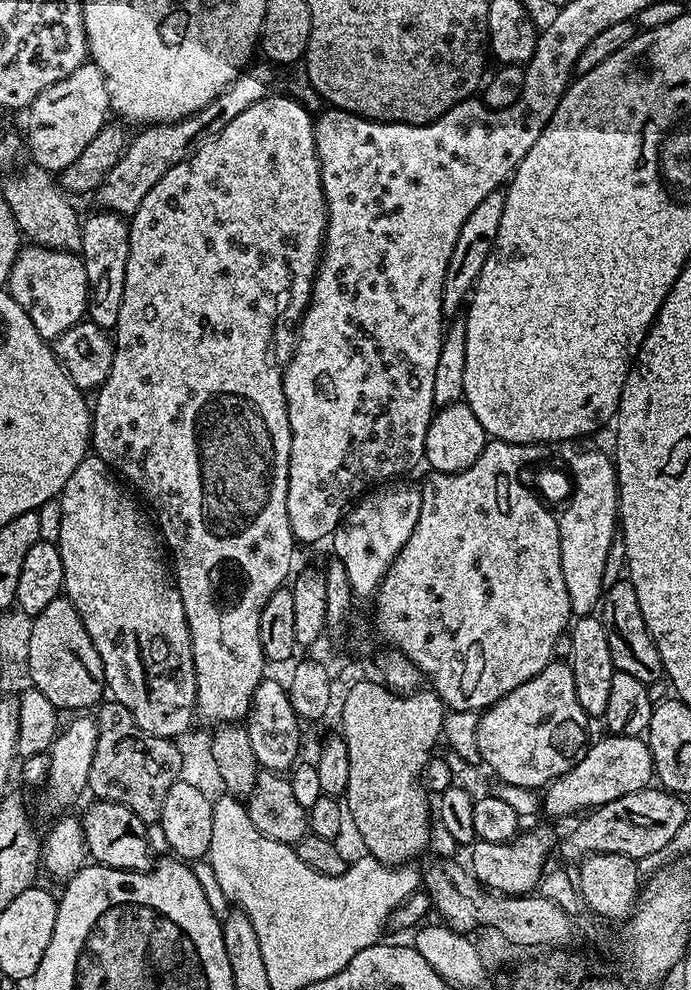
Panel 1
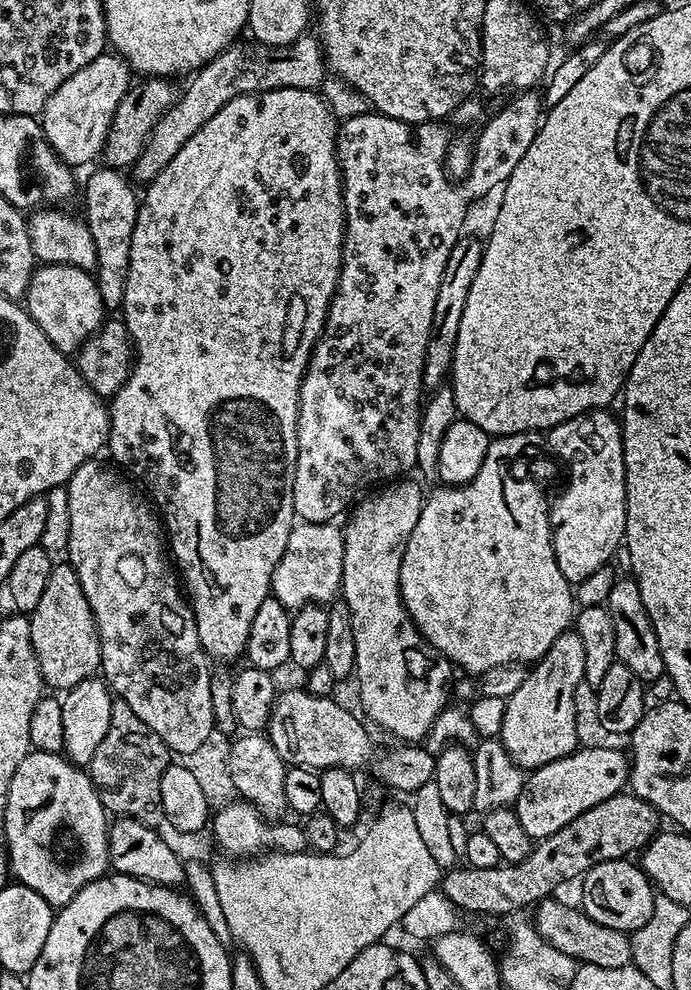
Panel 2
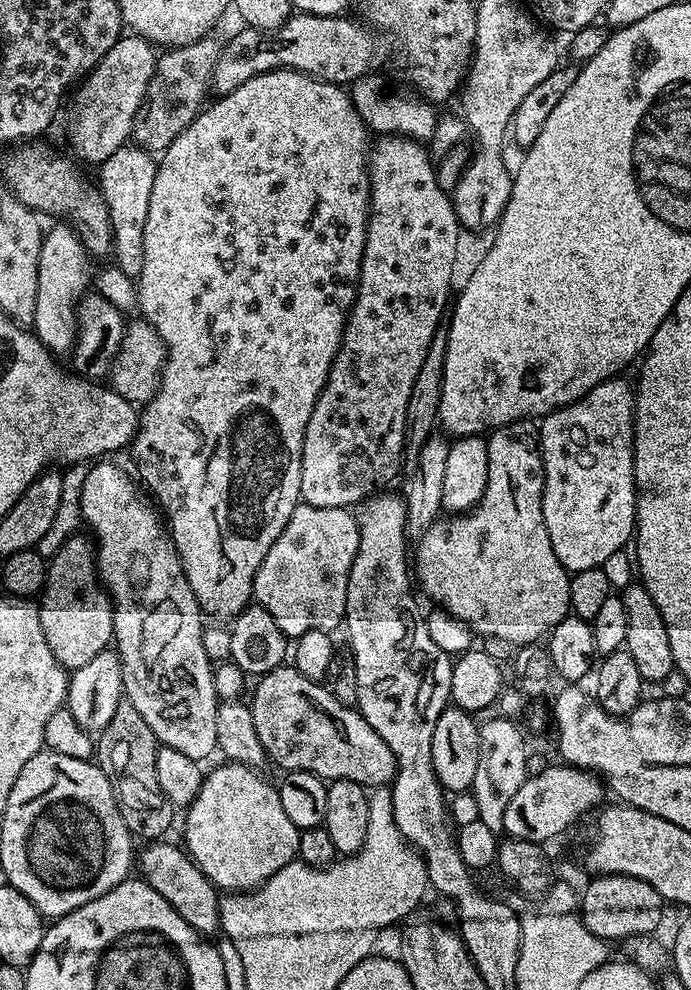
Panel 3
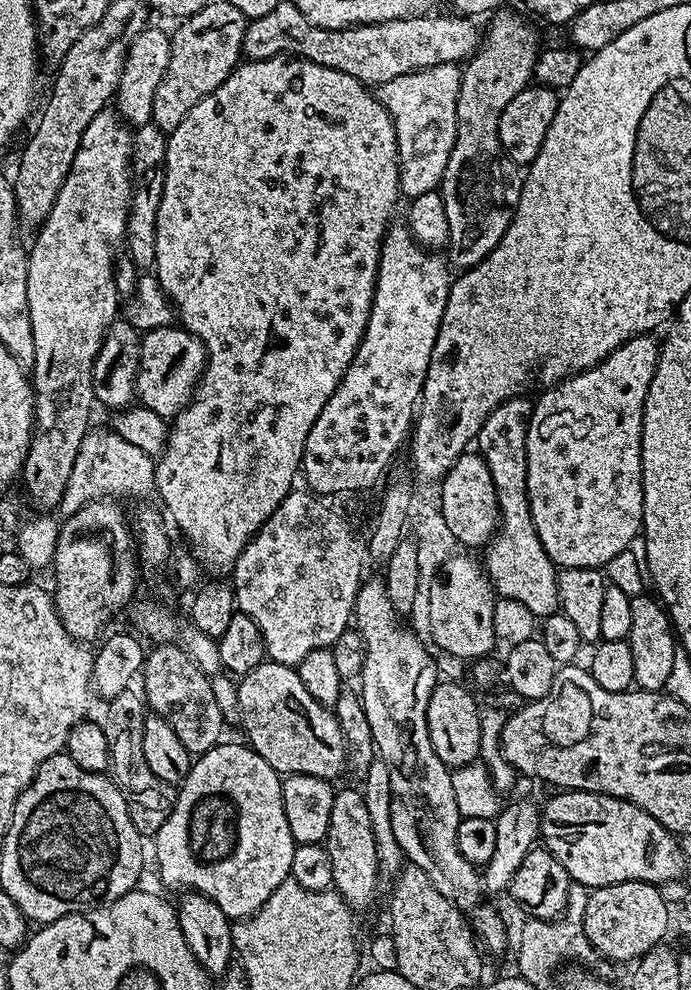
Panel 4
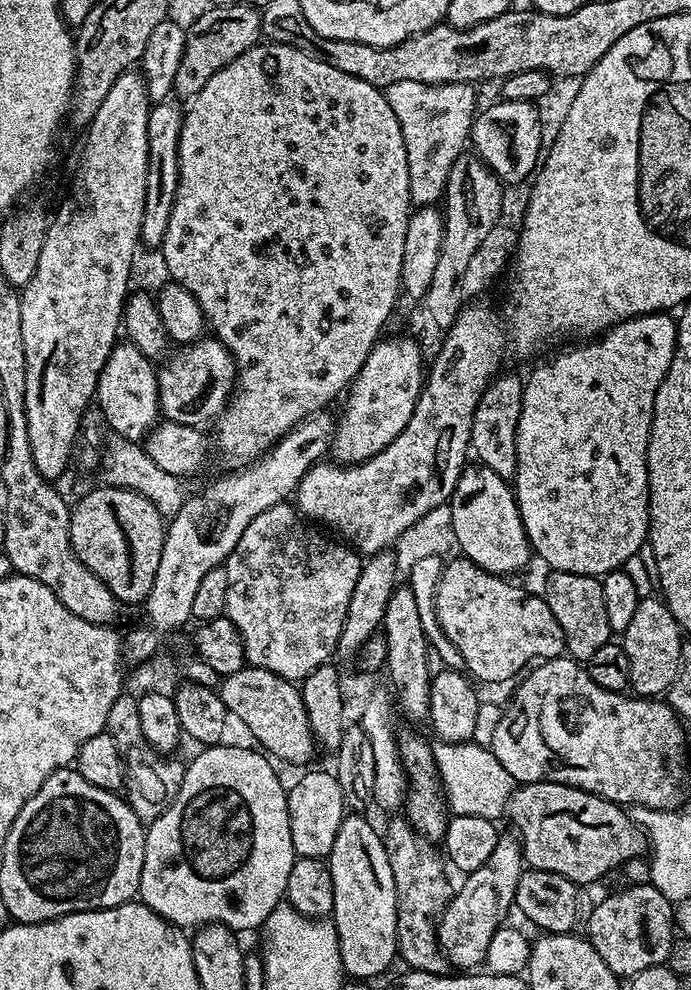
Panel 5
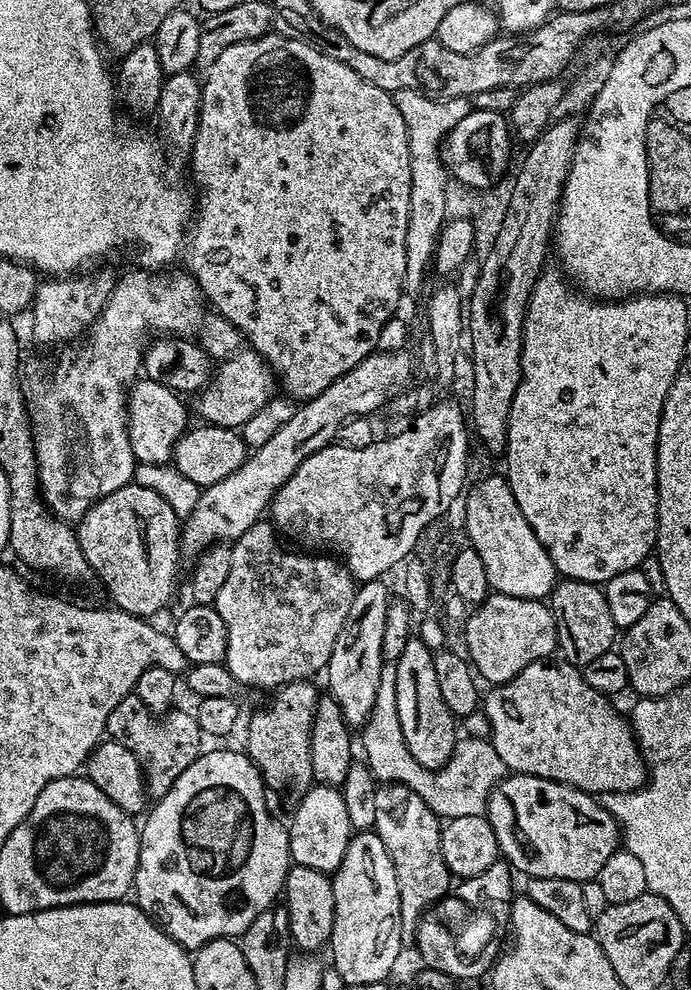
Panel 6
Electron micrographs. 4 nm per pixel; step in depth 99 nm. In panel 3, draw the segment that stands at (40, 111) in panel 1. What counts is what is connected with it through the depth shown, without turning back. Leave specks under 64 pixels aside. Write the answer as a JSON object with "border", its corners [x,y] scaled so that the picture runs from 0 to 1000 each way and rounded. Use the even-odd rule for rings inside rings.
{"border":[[[195,34],[175,35],[165,46],[153,51],[151,58],[133,66],[119,84],[109,90],[104,149],[119,161],[129,162],[133,168],[143,168],[153,160],[159,160],[159,156],[165,156],[165,152],[187,144],[197,126],[197,116],[208,102],[211,87],[217,87],[227,60],[227,49],[216,40]]]}

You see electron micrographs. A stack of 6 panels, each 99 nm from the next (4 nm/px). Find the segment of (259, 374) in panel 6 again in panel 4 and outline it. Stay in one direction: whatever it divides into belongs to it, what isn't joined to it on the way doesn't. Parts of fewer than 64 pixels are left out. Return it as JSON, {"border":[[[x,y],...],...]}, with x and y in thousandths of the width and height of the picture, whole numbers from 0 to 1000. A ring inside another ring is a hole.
{"border":[[[263,329],[210,334],[203,341],[203,365],[195,403],[223,418],[253,422],[281,402],[284,389],[298,371],[295,346]]]}

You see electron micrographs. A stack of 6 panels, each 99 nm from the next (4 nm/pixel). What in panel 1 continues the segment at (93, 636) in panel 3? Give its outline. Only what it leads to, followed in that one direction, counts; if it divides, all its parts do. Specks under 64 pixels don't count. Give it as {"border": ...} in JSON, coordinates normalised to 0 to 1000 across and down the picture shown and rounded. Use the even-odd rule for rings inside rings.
{"border":[[[85,604],[45,625],[38,680],[39,686],[46,686],[45,694],[67,701],[82,717],[104,719],[98,721],[137,716],[153,703],[151,670],[130,648],[130,640],[124,640],[124,632],[119,632],[119,624],[113,624],[113,616],[97,604]]]}

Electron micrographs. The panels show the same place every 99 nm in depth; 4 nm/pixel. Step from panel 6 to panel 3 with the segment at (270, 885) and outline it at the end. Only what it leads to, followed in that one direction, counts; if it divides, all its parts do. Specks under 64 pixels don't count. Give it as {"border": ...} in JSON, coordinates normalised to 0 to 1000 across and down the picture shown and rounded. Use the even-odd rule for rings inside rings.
{"border":[[[318,770],[318,773],[305,781],[297,783],[292,794],[281,806],[281,810],[272,813],[266,824],[266,848],[265,856],[281,872],[292,879],[292,883],[301,886],[305,893],[326,902],[362,901],[384,893],[408,875],[430,868],[431,846],[436,837],[414,826],[414,818],[405,813],[404,799],[388,788],[376,785],[378,781],[368,776],[359,776],[353,772]]]}

